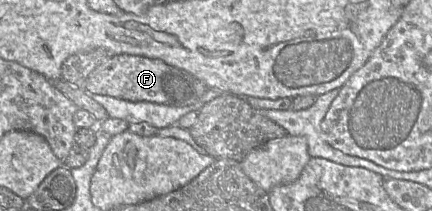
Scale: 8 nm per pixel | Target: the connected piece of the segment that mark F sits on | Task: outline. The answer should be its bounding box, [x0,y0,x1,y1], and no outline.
[84,54,208,107]

